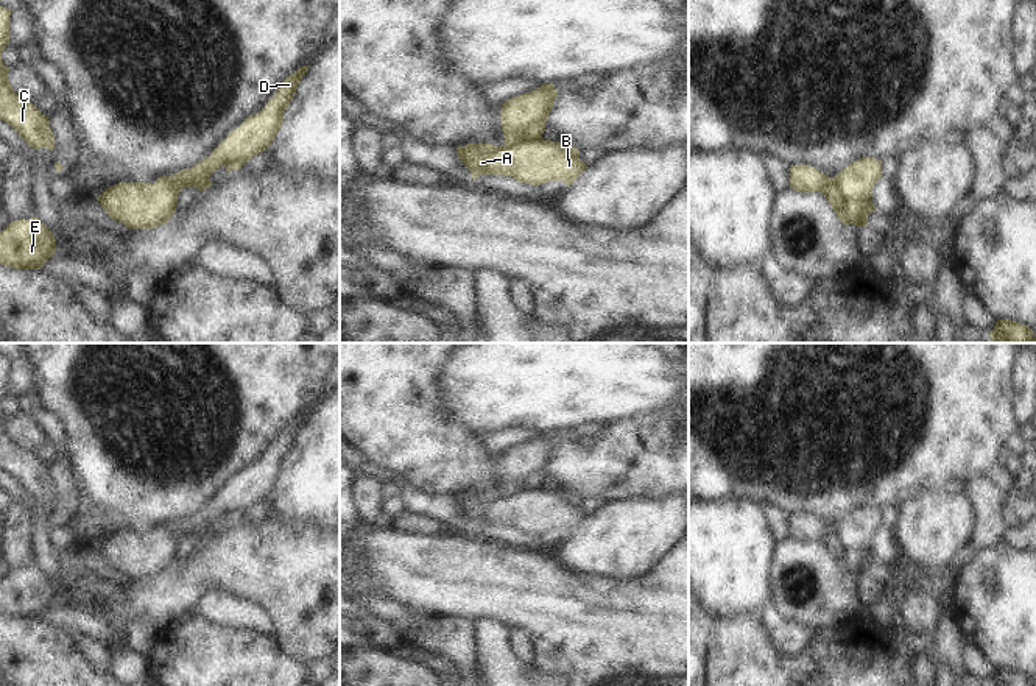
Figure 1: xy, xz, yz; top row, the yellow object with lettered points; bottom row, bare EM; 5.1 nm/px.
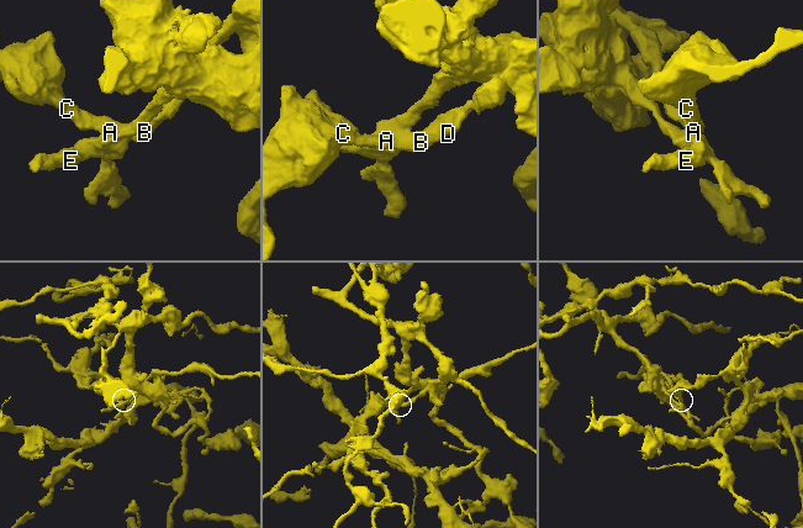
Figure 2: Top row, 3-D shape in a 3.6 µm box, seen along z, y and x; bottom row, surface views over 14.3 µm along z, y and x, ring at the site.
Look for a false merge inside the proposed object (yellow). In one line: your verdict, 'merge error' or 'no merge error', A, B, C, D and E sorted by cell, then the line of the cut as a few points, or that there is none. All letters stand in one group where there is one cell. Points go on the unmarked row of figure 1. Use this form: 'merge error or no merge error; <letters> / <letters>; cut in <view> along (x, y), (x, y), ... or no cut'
merge error; A B C D / E; cut in yz along (832, 527), (846, 546), (870, 548)

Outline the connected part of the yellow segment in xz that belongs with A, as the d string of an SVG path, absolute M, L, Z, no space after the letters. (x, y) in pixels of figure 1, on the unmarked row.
M542 486L525 488L516 496L500 494L489 499L456 496L456 504L470 519L472 527L500 524L533 535L564 530L569 536L587 518L580 508L580 499Z

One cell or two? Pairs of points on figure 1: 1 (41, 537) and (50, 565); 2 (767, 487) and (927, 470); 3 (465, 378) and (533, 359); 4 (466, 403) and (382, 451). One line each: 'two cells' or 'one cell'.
1: one cell
2: one cell
3: one cell
4: two cells

